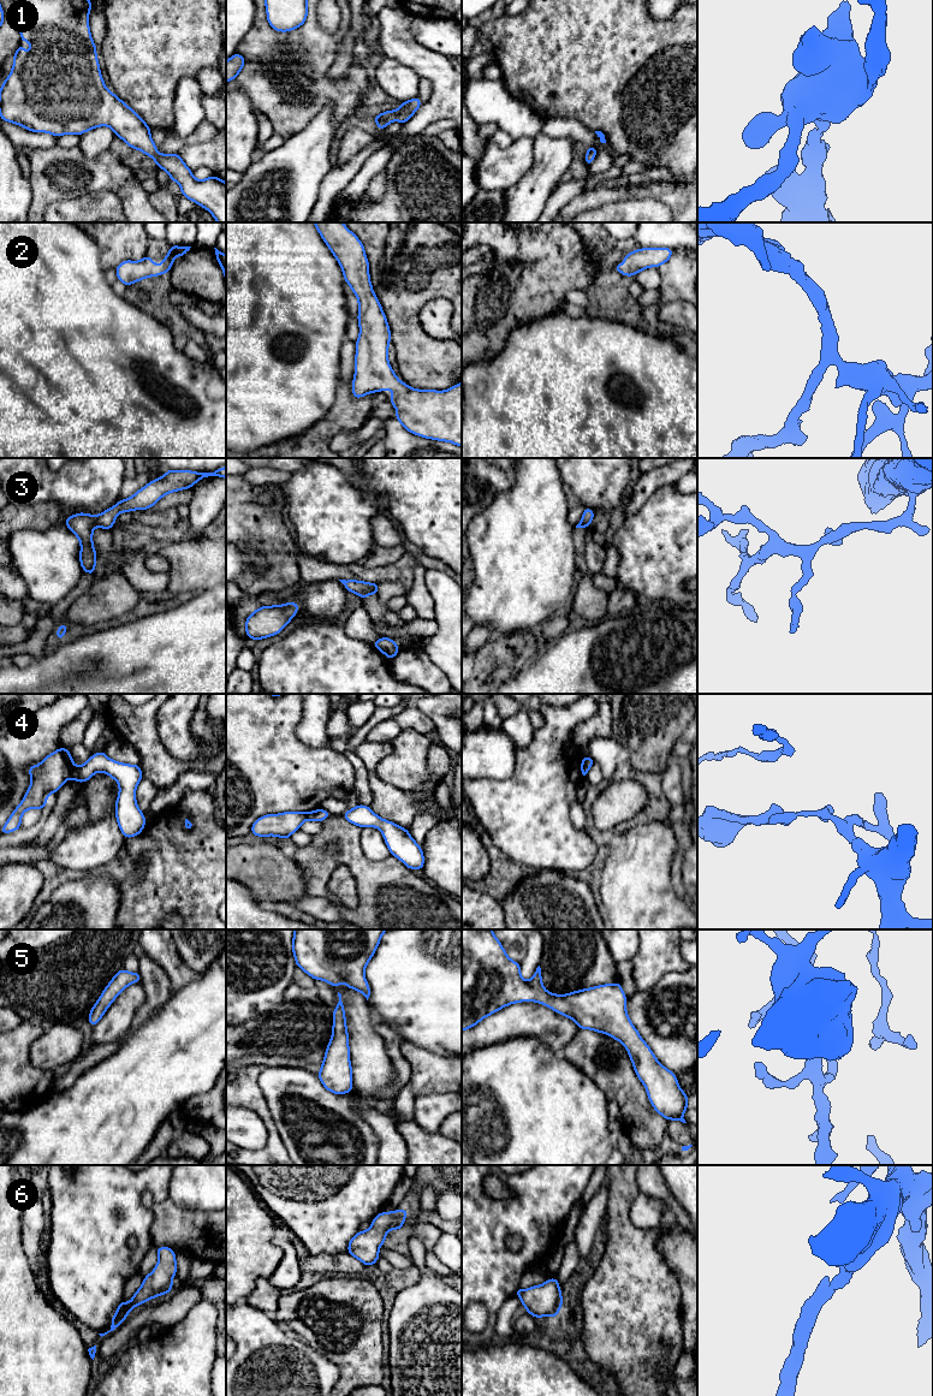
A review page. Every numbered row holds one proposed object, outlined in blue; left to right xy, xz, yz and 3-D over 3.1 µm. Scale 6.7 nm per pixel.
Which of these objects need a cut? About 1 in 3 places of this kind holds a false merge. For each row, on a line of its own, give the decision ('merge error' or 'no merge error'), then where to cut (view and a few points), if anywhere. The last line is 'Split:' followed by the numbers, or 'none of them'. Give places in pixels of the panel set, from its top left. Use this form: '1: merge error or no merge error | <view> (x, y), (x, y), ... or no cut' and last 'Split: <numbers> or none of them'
1: no merge error | no cut
2: no merge error | no cut
3: no merge error | no cut
4: merge error | xy (75, 766), (70, 777)
5: no merge error | no cut
6: no merge error | no cut
Split: 4

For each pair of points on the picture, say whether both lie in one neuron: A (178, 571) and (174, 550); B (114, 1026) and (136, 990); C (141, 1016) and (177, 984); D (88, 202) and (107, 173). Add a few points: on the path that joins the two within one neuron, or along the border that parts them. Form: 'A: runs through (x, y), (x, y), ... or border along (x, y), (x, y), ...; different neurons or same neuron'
A: runs through (178, 566), (178, 554); same neuron
B: runs through (118, 1017), (131, 998); same neuron
C: border along (158, 964), (168, 980), (171, 992); different neurons
D: border along (66, 200), (110, 190), (120, 203); different neurons

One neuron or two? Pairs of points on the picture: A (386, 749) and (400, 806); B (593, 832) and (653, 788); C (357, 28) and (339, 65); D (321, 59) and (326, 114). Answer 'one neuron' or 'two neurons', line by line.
A: one neuron
B: one neuron
C: one neuron
D: two neurons

